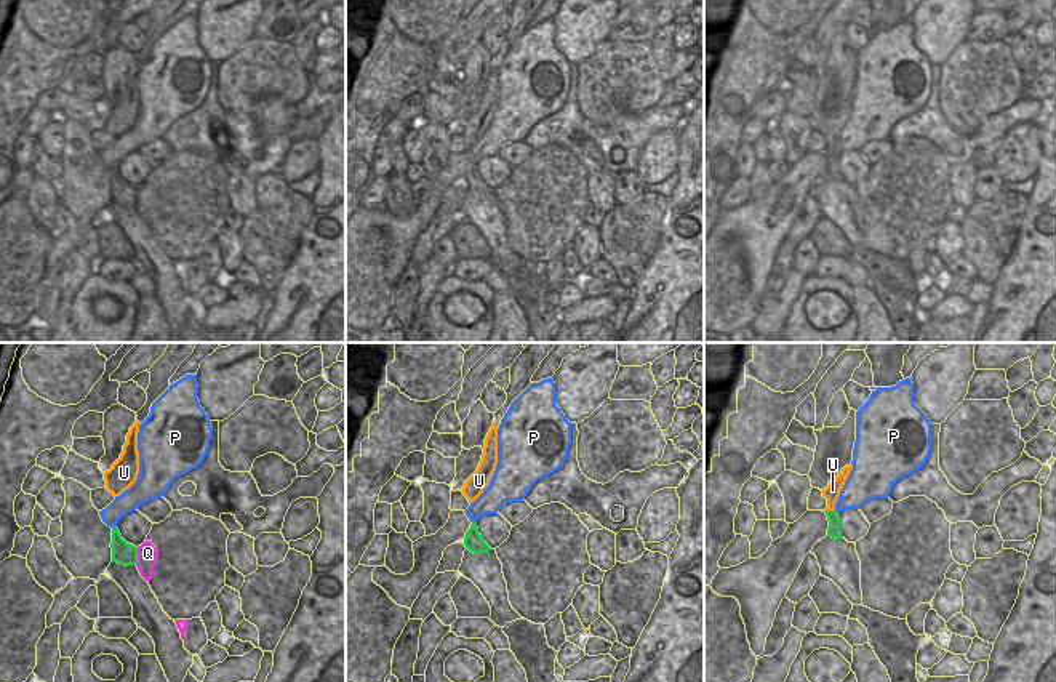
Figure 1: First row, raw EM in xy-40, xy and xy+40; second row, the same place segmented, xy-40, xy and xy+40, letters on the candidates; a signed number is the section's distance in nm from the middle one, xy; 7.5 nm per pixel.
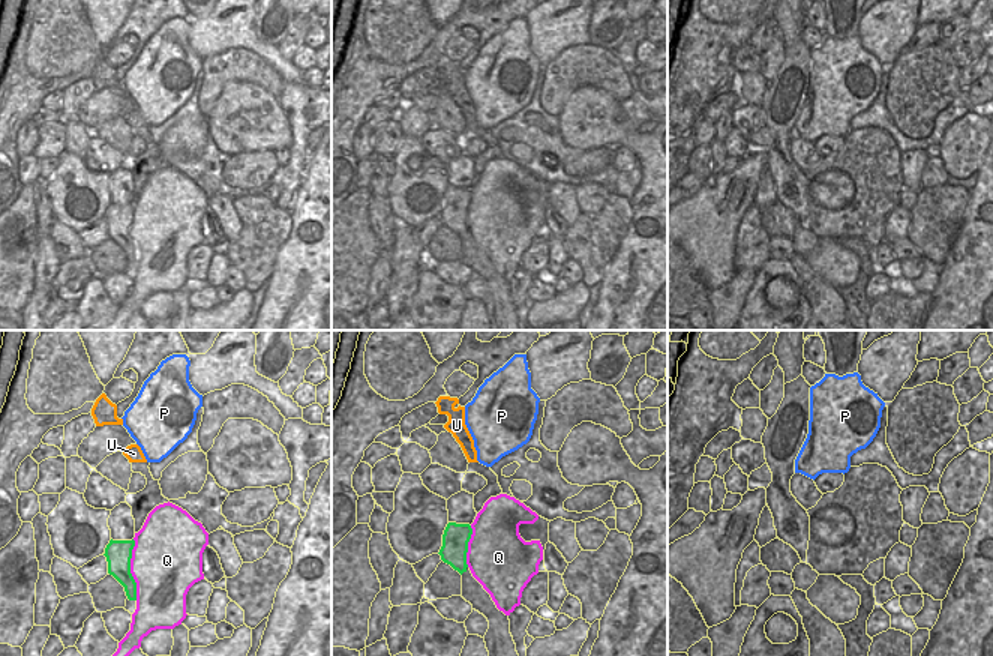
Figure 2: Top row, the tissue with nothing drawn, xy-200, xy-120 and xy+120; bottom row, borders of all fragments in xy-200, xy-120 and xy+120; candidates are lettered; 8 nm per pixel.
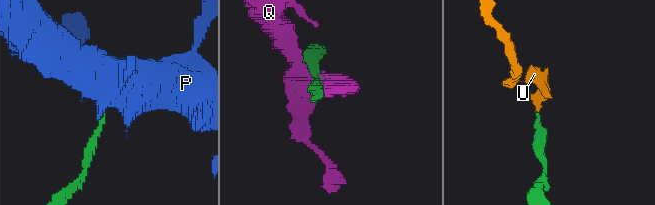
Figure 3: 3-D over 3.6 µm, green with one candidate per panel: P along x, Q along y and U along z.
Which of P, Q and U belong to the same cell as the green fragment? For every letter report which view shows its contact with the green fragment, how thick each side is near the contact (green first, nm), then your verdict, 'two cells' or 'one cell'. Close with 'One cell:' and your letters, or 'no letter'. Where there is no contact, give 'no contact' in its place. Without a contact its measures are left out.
P: contact in xy-40; calibres 170 and 170 nm; two cells
Q: contact in xy-40; calibres 170 and 150 nm; two cells
U: contact in xy+40; calibres 100 and 120 nm; one cell
One cell: U

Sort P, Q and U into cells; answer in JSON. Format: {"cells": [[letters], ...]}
{"cells": [["P"], ["Q"], ["U"]]}

